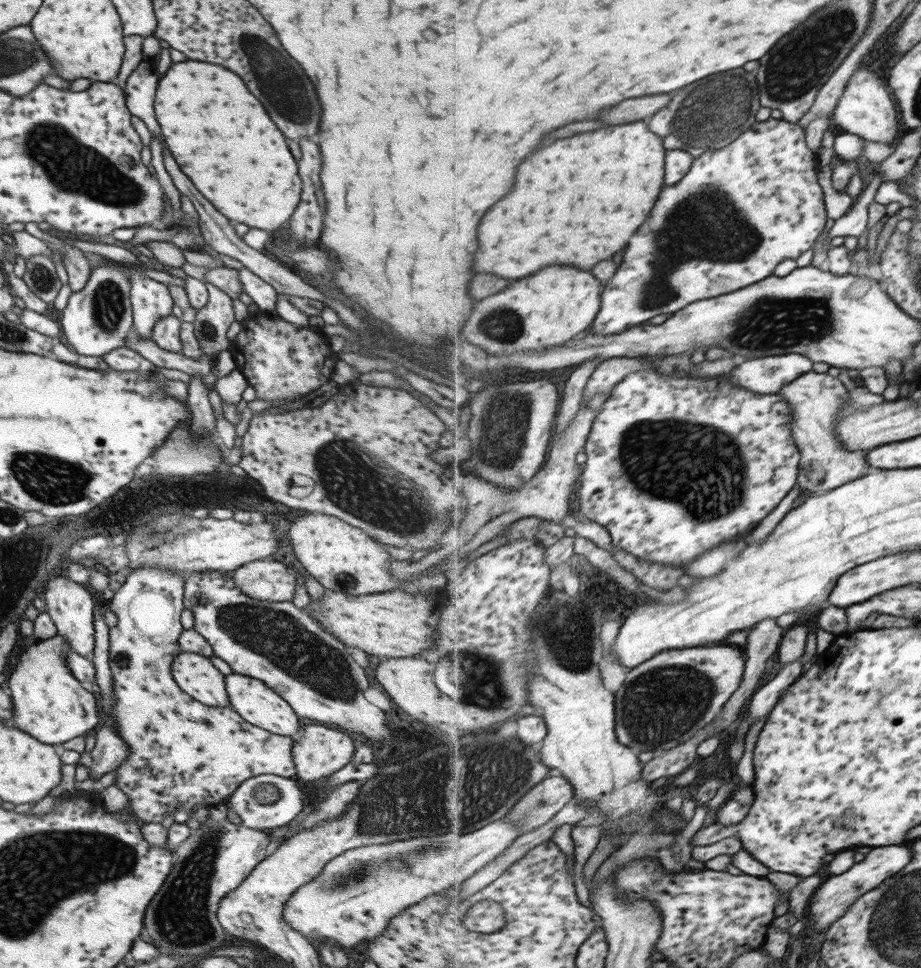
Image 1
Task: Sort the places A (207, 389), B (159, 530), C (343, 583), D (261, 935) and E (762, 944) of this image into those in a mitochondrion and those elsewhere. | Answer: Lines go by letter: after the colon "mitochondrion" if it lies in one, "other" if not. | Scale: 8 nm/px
A: other
B: mitochondrion
C: other
D: other
E: other

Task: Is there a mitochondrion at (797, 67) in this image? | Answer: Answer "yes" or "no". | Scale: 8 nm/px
yes

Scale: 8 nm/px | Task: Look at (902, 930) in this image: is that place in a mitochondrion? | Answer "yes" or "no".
yes

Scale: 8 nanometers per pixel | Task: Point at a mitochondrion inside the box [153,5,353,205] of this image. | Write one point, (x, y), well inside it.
(280, 87)

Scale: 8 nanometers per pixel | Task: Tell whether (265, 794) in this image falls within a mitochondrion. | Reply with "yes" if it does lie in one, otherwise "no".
yes

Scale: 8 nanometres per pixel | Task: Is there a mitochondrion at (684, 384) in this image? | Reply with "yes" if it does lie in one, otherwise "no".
no

